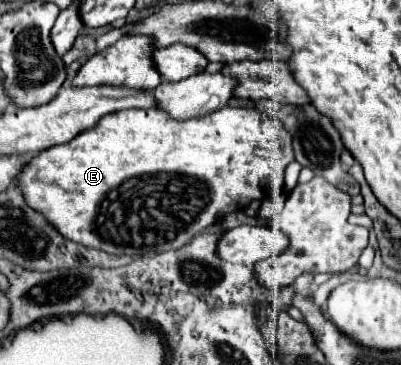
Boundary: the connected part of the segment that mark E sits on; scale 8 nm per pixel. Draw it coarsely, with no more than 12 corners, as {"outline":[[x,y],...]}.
{"outline":[[101,117],[19,171],[63,237],[157,255],[269,195],[281,121]]}

